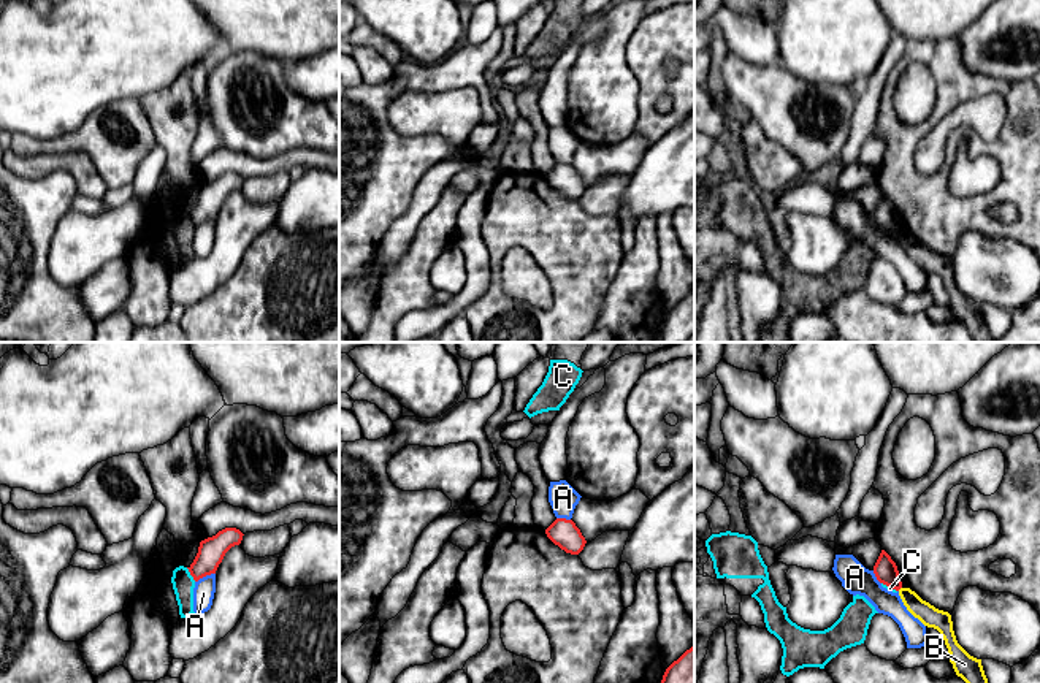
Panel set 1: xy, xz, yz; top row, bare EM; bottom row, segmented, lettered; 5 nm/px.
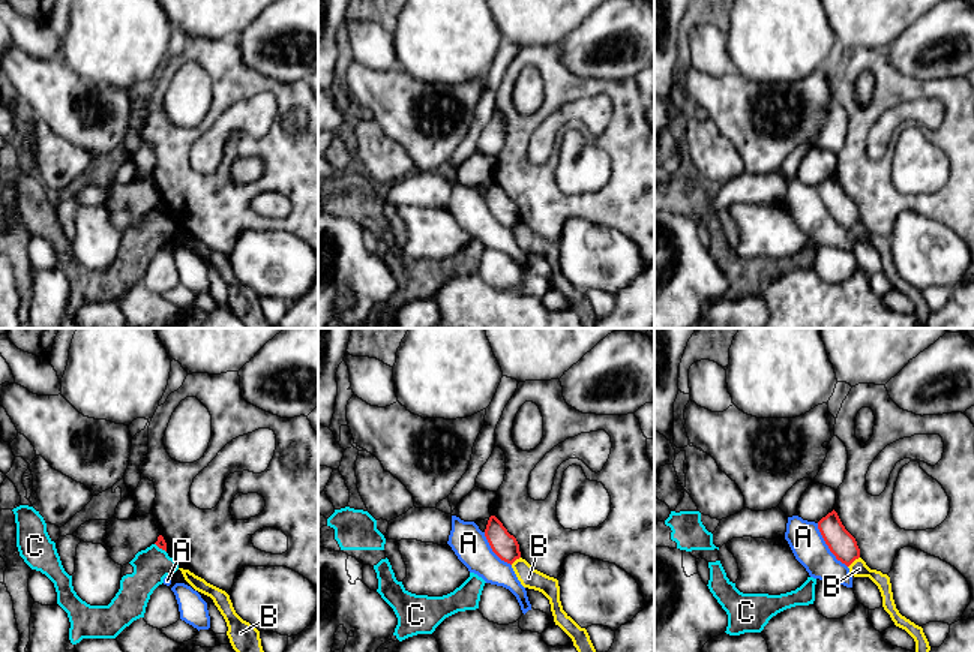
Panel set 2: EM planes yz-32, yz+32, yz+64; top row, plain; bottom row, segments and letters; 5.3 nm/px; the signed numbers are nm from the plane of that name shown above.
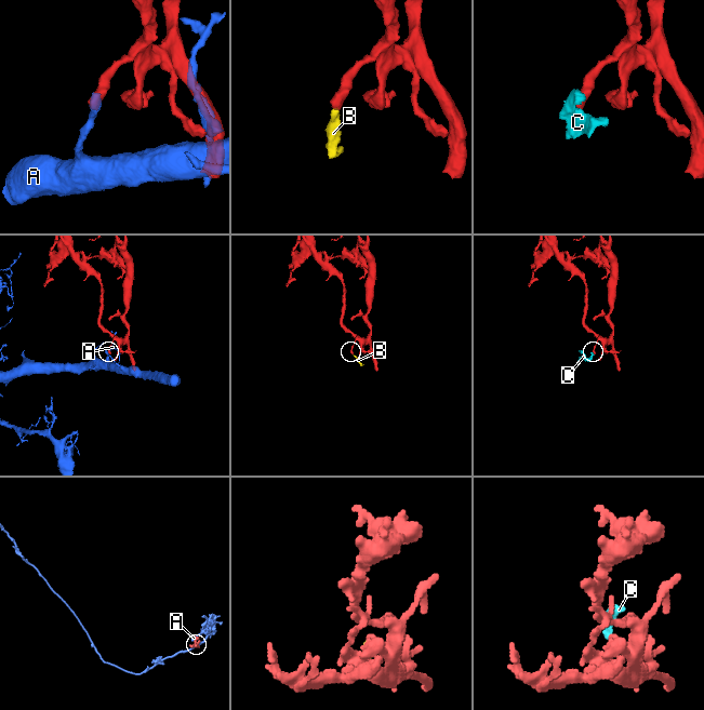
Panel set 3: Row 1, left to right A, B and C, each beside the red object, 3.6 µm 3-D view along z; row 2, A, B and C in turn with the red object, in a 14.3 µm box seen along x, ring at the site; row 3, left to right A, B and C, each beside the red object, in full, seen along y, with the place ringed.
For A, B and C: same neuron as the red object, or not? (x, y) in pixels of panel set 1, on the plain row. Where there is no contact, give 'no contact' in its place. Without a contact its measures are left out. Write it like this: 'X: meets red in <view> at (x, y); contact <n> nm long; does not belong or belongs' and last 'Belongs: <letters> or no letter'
A: meets red in xy at (205, 221); contact 120 nm long; does not belong
B: meets red in yz at (899, 233); contact 30 nm long; does not belong
C: meets red in xy at (191, 219); contact 90 nm long; does not belong
Belongs: no letter

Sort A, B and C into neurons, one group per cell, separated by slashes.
A / B / C

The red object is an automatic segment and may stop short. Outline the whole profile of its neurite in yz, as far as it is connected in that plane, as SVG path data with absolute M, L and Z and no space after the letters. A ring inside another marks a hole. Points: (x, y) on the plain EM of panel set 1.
M881 195L881 198L874 211L874 219L880 228L883 228L889 233L893 233L896 236L899 236L902 233L897 211L885 195Z

